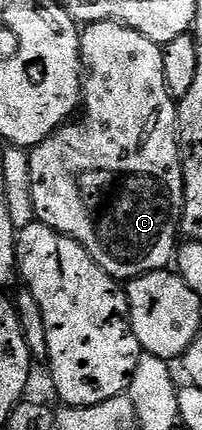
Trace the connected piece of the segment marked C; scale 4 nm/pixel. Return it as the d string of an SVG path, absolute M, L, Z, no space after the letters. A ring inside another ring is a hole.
M104 20L84 25L81 34L81 100L79 115L69 123L56 128L43 142L39 142L29 152L31 164L31 202L33 214L38 224L46 224L64 236L77 240L91 254L91 258L103 271L118 282L128 282L136 276L146 276L152 272L166 271L174 263L179 247L179 225L181 208L185 204L185 179L181 169L181 146L177 138L177 101L167 90L163 78L162 45L143 38L139 30L131 30L114 20Z

